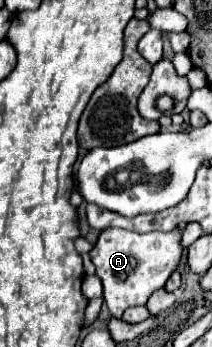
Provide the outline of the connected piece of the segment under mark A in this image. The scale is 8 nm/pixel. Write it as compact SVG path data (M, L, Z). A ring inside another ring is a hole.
M105 229L91 251L91 261L103 281L103 297L113 317L121 317L127 307L145 305L153 291L161 289L181 259L179 231L135 233L127 229Z

